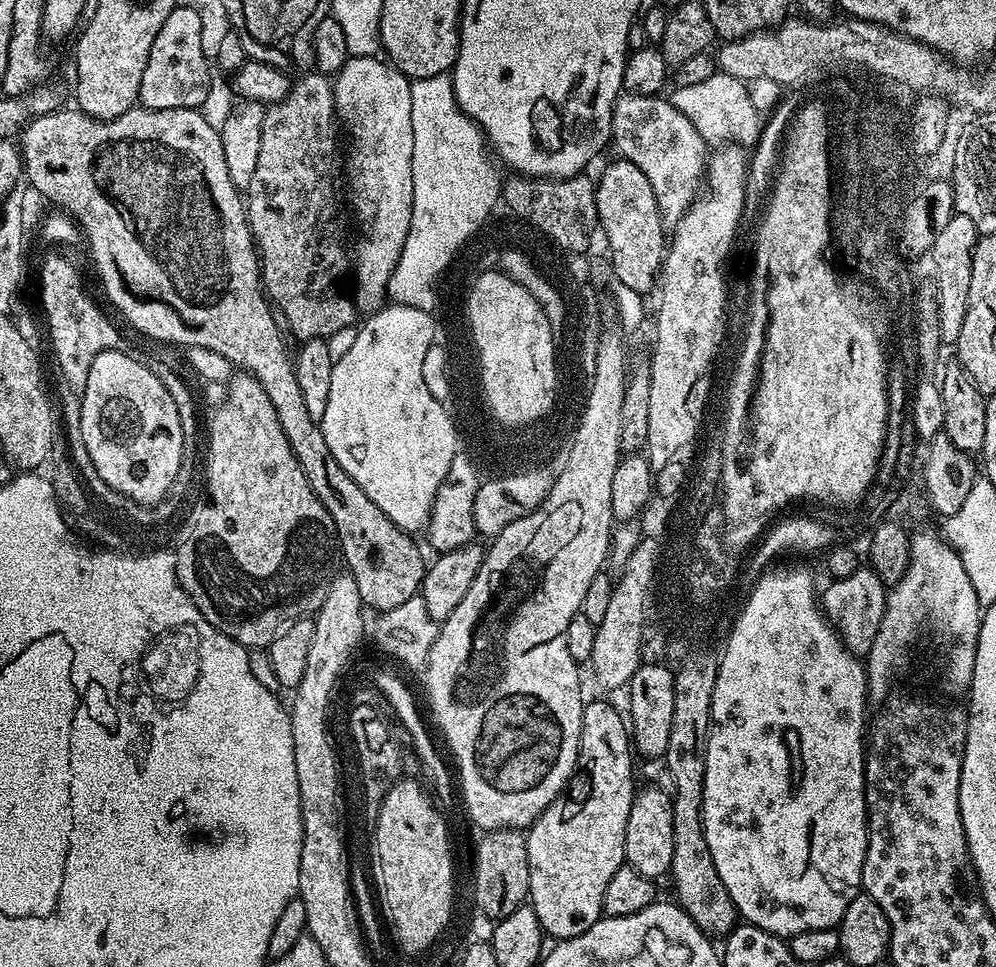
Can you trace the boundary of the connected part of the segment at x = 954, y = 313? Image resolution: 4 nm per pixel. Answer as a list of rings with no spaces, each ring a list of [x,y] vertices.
[[[956,212],[945,219],[934,238],[930,261],[936,267],[936,301],[938,302],[938,334],[944,346],[954,346],[958,334],[962,334],[962,322],[966,322],[966,310],[970,302],[970,274],[974,266],[974,246],[978,229],[972,217],[965,212]]]

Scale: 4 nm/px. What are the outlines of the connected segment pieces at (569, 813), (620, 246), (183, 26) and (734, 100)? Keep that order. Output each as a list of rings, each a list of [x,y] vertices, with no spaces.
[[[589,699],[585,703],[584,713],[582,714],[580,749],[576,755],[576,768],[568,780],[568,786],[555,800],[551,800],[548,803],[548,807],[543,809],[540,815],[532,821],[526,832],[529,860],[529,890],[527,899],[530,901],[530,907],[534,910],[534,914],[538,914],[540,927],[544,929],[549,937],[556,936],[552,938],[555,938],[557,941],[574,938],[578,934],[590,930],[590,926],[594,926],[602,919],[606,886],[610,882],[610,878],[614,878],[616,871],[625,867],[624,843],[626,842],[626,818],[630,818],[630,806],[632,805],[634,795],[634,787],[632,788],[632,756],[634,757],[634,745],[630,739],[630,728],[626,723],[625,713],[621,709],[619,712],[608,700]]]
[[[616,158],[616,161],[601,176],[598,176],[596,180],[596,219],[599,231],[602,236],[604,232],[605,238],[608,239],[608,248],[612,251],[614,280],[641,294],[647,294],[651,288],[653,291],[657,287],[660,269],[664,262],[666,225],[660,217],[654,190],[650,190],[650,178],[646,178],[646,174],[642,174],[642,170],[634,166],[634,162]]]
[[[177,6],[162,22],[154,46],[150,46],[150,58],[142,74],[139,103],[154,110],[174,110],[175,108],[199,109],[208,100],[208,87],[212,76],[208,73],[210,56],[204,53],[204,20],[196,8]]]
[[[716,70],[704,82],[692,86],[673,87],[670,99],[672,105],[684,114],[709,146],[739,144],[751,149],[759,142],[762,127],[762,113],[754,108],[747,94],[745,81]]]

